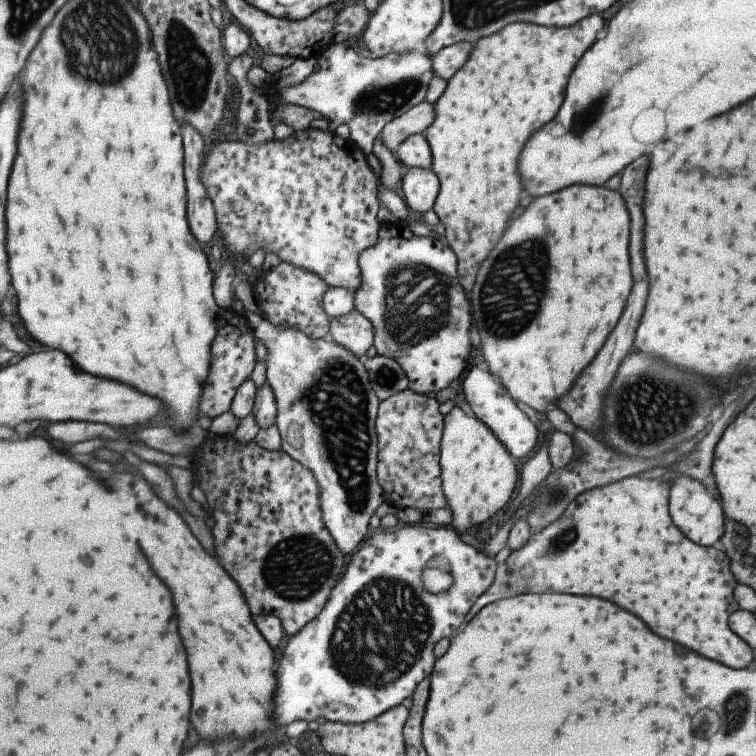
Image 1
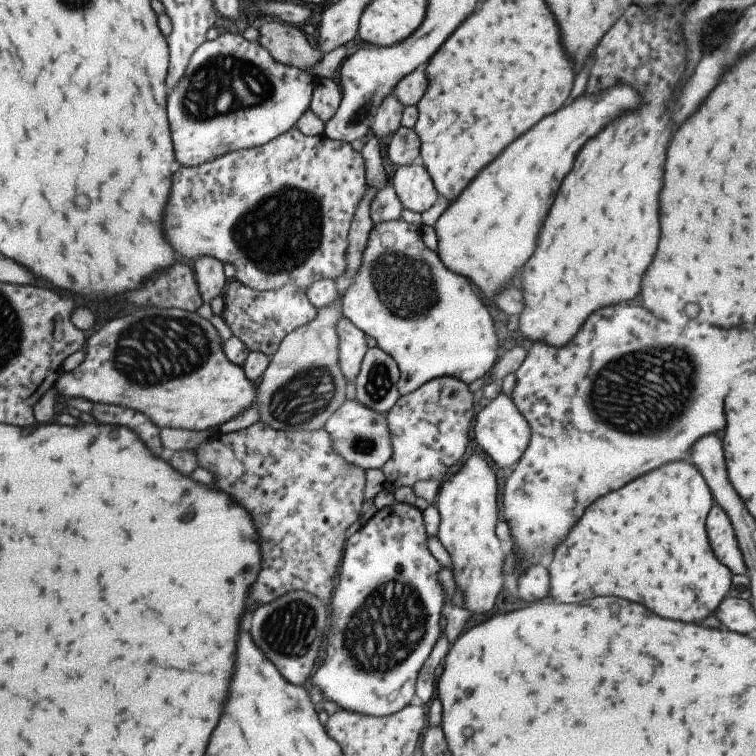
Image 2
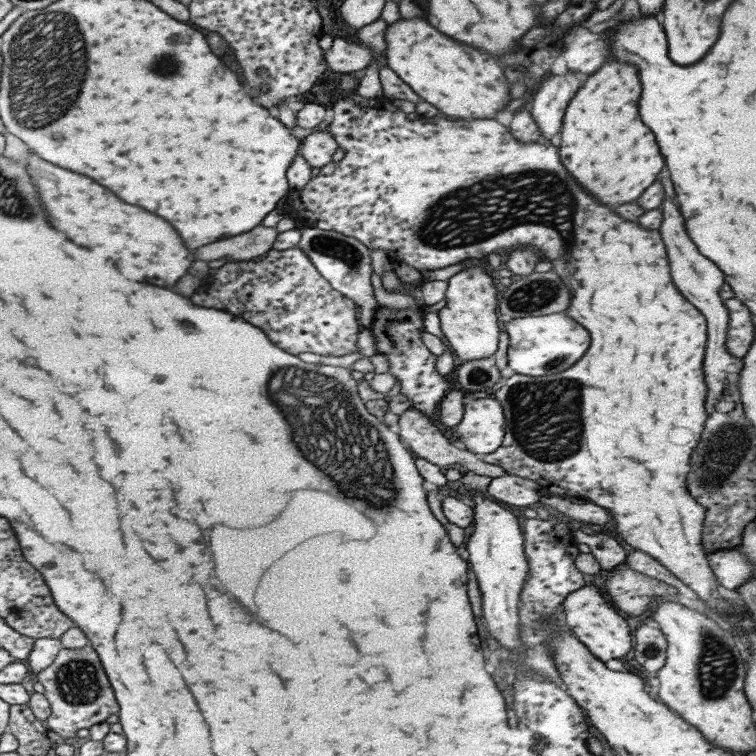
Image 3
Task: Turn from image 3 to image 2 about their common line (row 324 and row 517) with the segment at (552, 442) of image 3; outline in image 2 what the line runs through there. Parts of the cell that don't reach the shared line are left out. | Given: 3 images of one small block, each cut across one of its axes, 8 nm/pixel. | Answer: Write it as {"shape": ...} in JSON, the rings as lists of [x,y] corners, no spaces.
{"shape":[[[672,462],[672,464],[664,464],[640,478],[636,478],[634,482],[626,484],[624,488],[610,492],[602,498],[598,498],[588,510],[586,514],[580,518],[580,522],[572,528],[572,534],[565,537],[565,540],[556,548],[555,557],[551,562],[548,570],[550,572],[550,596],[556,602],[566,602],[566,604],[574,604],[574,602],[582,602],[588,598],[596,598],[596,596],[620,596],[632,602],[640,602],[644,604],[648,610],[656,612],[662,618],[672,618],[672,620],[682,620],[682,622],[698,622],[702,620],[706,614],[713,614],[716,606],[719,606],[722,599],[727,596],[728,591],[731,590],[731,578],[733,572],[724,566],[710,548],[708,536],[706,536],[706,514],[710,512],[712,505],[712,494],[708,490],[708,485],[704,477],[700,474],[697,466],[689,464],[688,462]]]}

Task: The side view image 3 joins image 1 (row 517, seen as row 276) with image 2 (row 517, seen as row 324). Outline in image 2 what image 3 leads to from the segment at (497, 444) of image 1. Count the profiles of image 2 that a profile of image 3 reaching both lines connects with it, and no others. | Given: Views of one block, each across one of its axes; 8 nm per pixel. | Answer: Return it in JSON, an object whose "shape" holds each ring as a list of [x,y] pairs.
{"shape":[[[478,454],[464,457],[458,472],[443,482],[437,492],[437,509],[441,516],[437,537],[448,551],[453,564],[453,579],[463,595],[463,606],[473,614],[494,610],[498,593],[507,584],[505,574],[506,545],[496,535],[498,522],[498,485],[494,470]]]}

